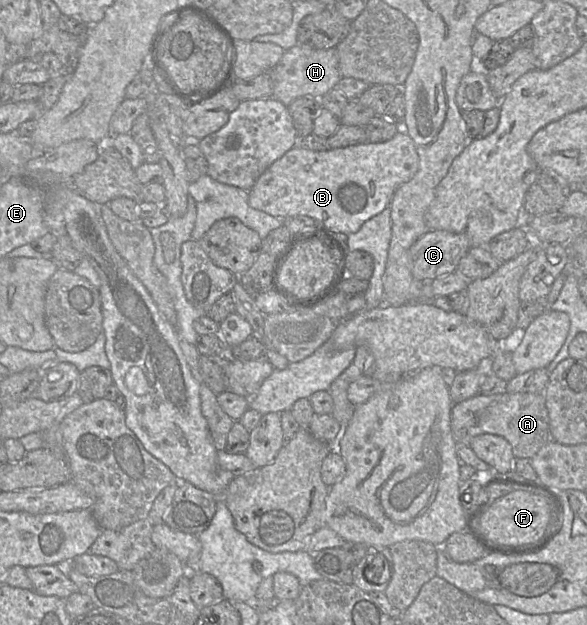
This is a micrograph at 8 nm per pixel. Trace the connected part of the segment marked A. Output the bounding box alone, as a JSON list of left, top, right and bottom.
[451,392,551,459]

